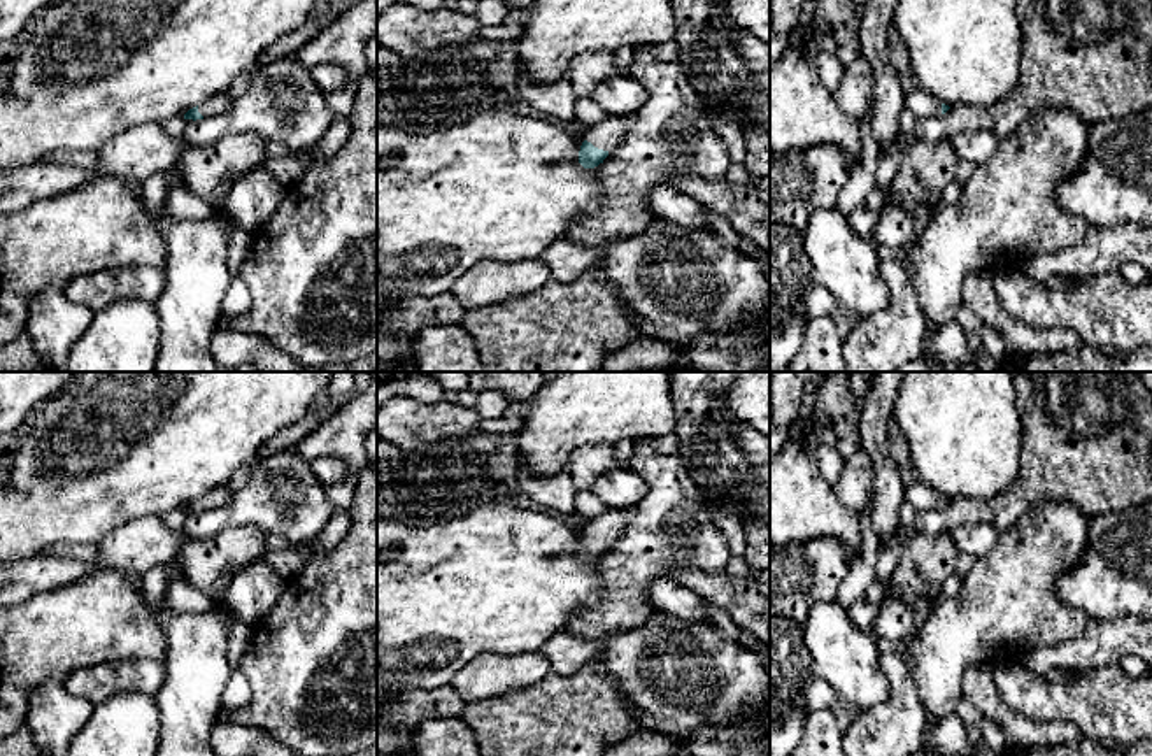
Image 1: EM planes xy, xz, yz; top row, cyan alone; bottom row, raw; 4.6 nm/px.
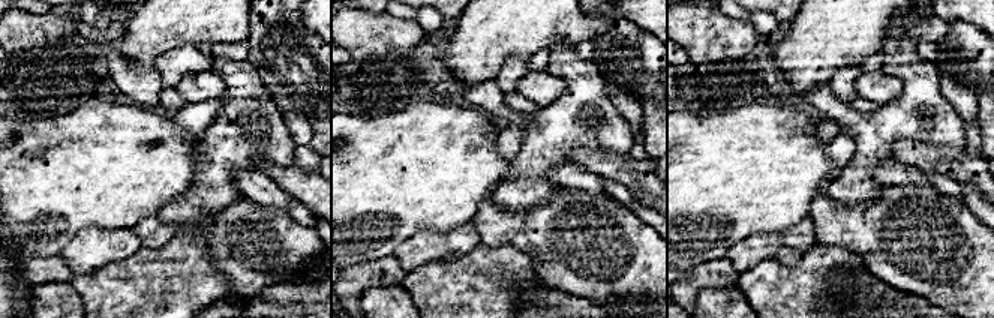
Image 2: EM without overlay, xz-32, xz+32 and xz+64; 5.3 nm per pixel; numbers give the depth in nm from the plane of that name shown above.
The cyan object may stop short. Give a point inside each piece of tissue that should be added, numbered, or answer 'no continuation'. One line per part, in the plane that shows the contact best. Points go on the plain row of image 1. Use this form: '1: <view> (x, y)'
1: xz (607, 527)

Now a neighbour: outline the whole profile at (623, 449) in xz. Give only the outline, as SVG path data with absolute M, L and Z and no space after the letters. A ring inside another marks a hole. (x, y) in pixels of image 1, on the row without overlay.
M622 439L614 446L617 468L629 467L629 460L631 460L633 449L635 449L635 440L631 440L631 439Z

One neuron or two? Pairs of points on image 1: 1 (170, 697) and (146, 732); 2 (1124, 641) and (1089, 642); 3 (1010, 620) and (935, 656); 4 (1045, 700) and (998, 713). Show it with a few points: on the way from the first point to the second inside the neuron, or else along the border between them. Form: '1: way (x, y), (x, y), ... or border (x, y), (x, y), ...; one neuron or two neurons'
1: border (153, 698), (158, 709), (160, 737); two neurons
2: way (1116, 641), (1098, 642); one neuron
3: way (991, 620), (954, 637); one neuron
4: border (993, 670), (995, 691), (1012, 711), (1049, 720); two neurons

